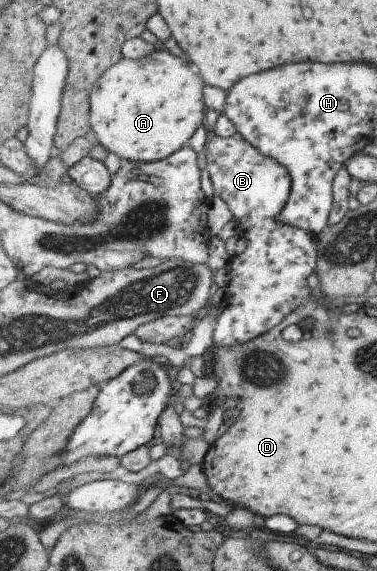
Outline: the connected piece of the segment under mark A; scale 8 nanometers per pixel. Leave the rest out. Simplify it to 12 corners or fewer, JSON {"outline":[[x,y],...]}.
{"outline":[[166,48],[96,82],[108,153],[156,162],[204,126],[203,76]]}

